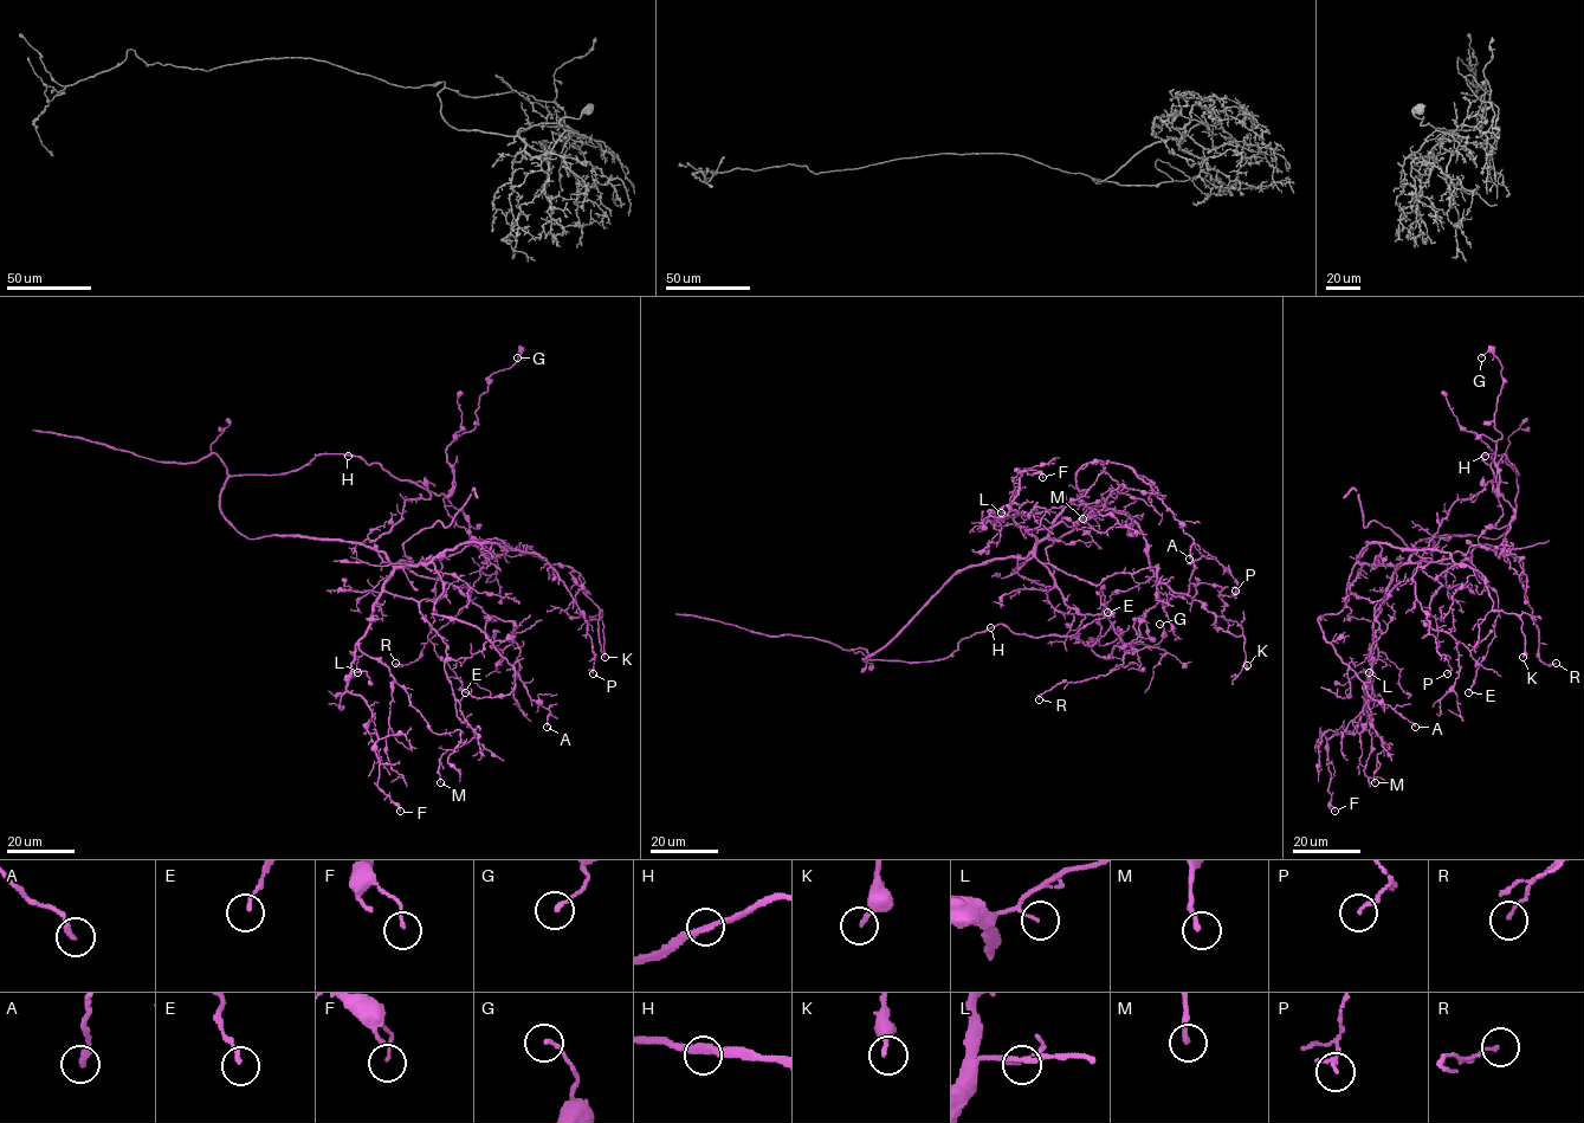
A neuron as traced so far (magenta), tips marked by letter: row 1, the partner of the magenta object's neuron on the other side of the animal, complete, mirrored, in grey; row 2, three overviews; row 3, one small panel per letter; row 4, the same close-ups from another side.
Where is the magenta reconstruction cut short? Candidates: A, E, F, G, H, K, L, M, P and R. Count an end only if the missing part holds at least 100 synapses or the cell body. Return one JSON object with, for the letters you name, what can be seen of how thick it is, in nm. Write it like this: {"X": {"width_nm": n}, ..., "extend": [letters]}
{"extend": []}

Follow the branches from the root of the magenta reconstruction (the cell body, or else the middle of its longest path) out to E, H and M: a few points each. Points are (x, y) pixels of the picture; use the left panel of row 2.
E: (357, 542), (381, 550), (392, 562), (439, 560), (435, 612), (427, 638), (465, 692)
H: (357, 542), (247, 539), (220, 510), (221, 486), (231, 477), (285, 475), (315, 453), (348, 456)
M: (357, 542), (386, 555), (383, 588), (414, 599), (446, 645), (456, 714), (474, 736), (441, 756), (440, 782)

